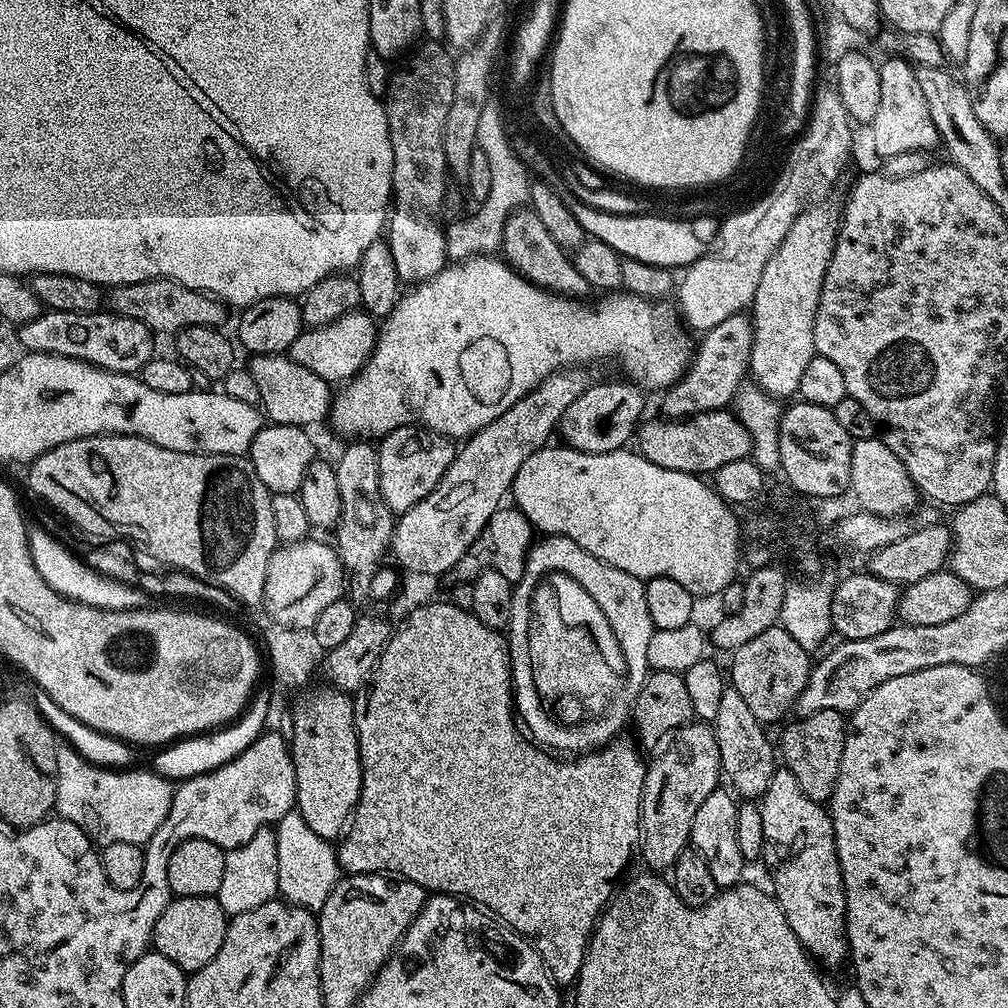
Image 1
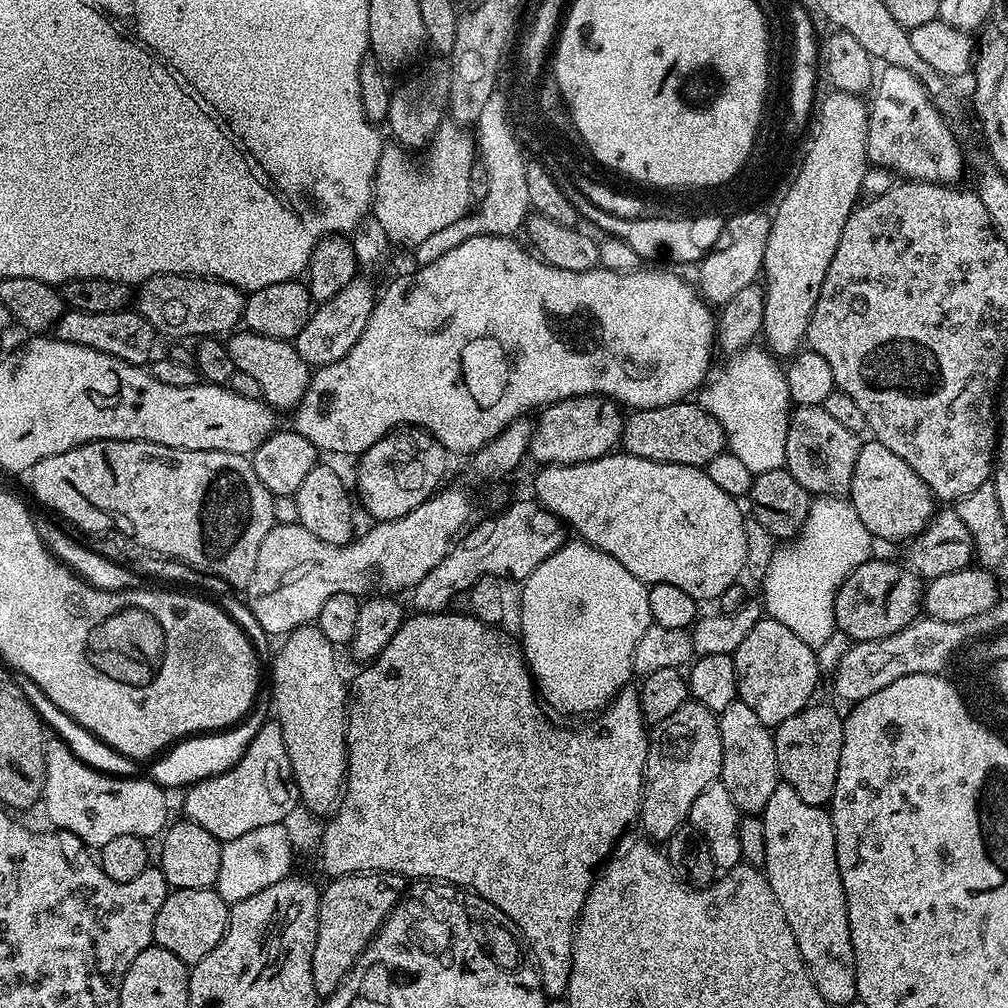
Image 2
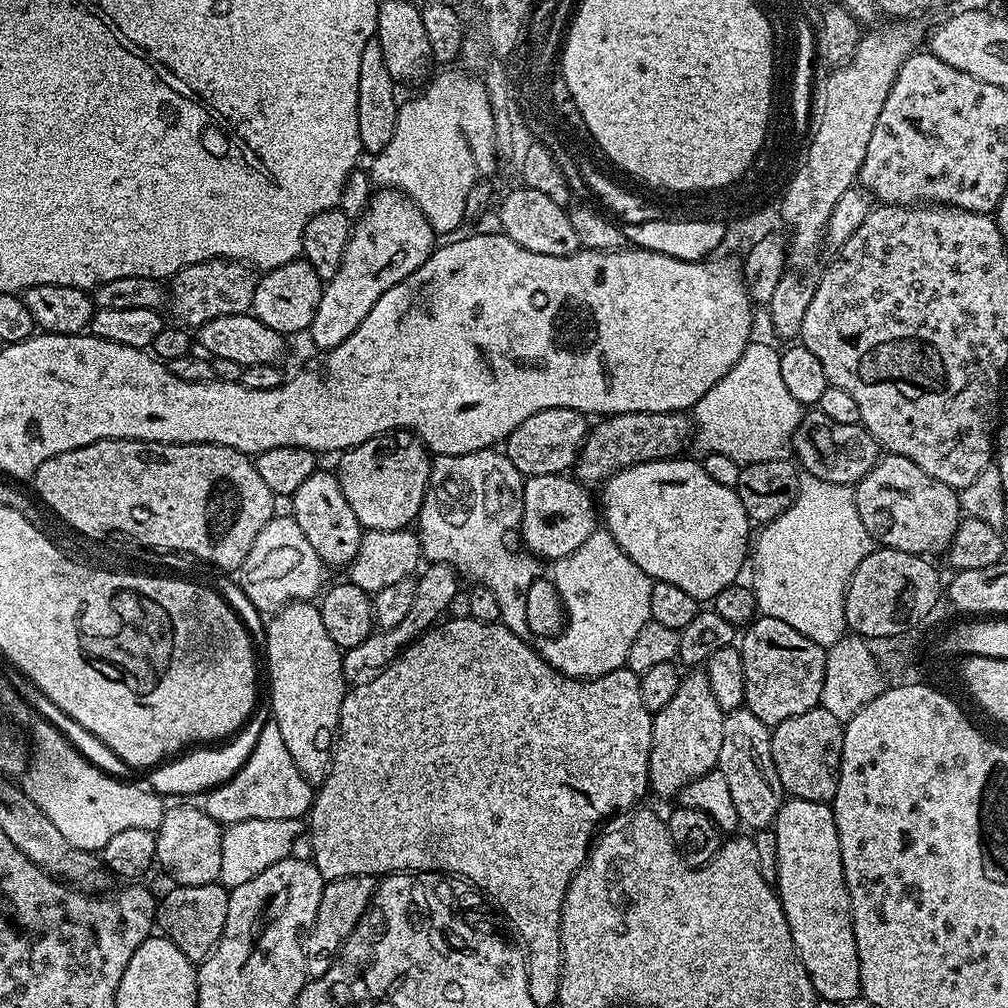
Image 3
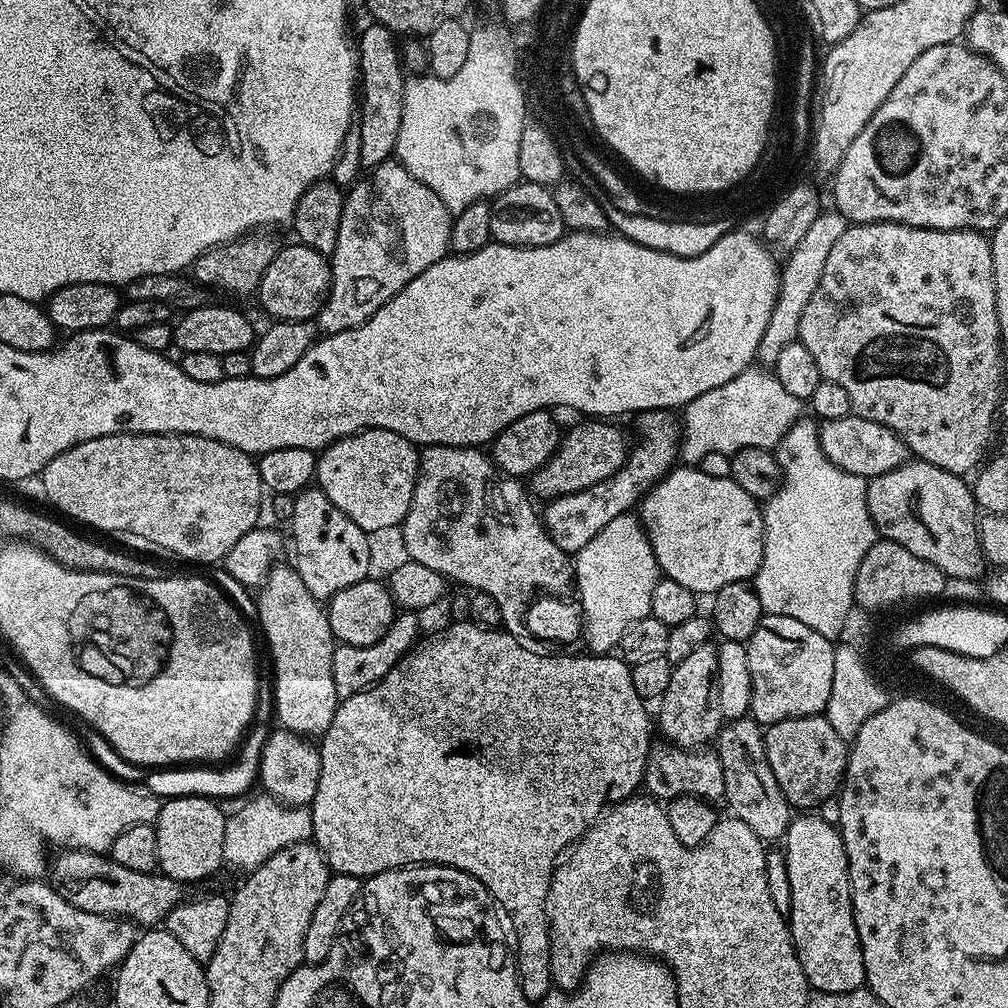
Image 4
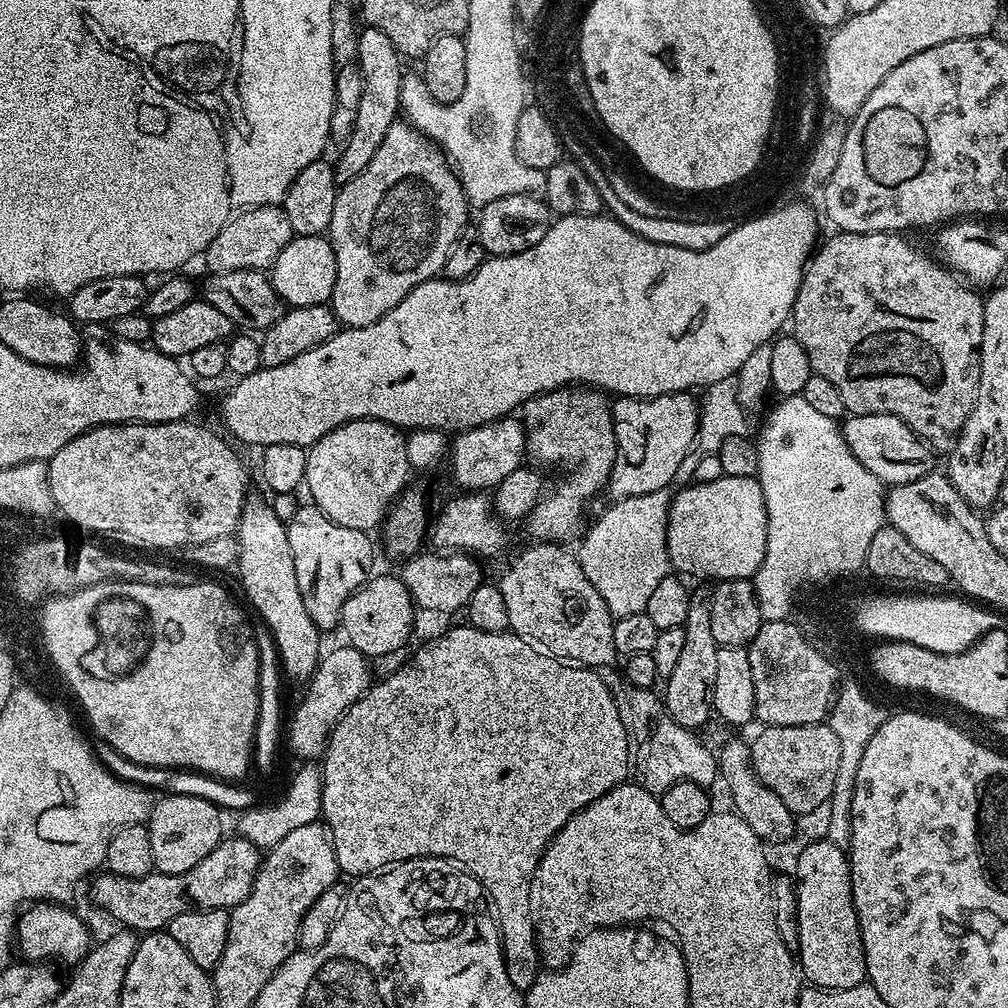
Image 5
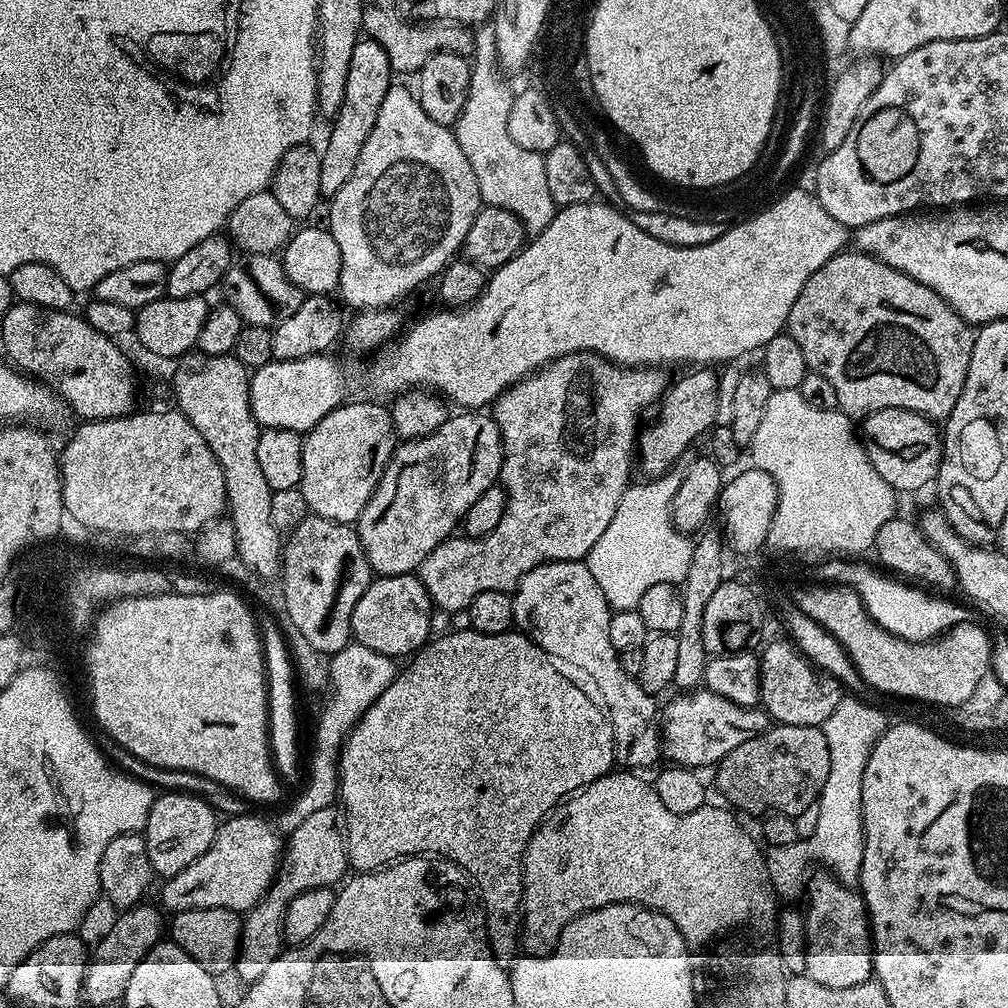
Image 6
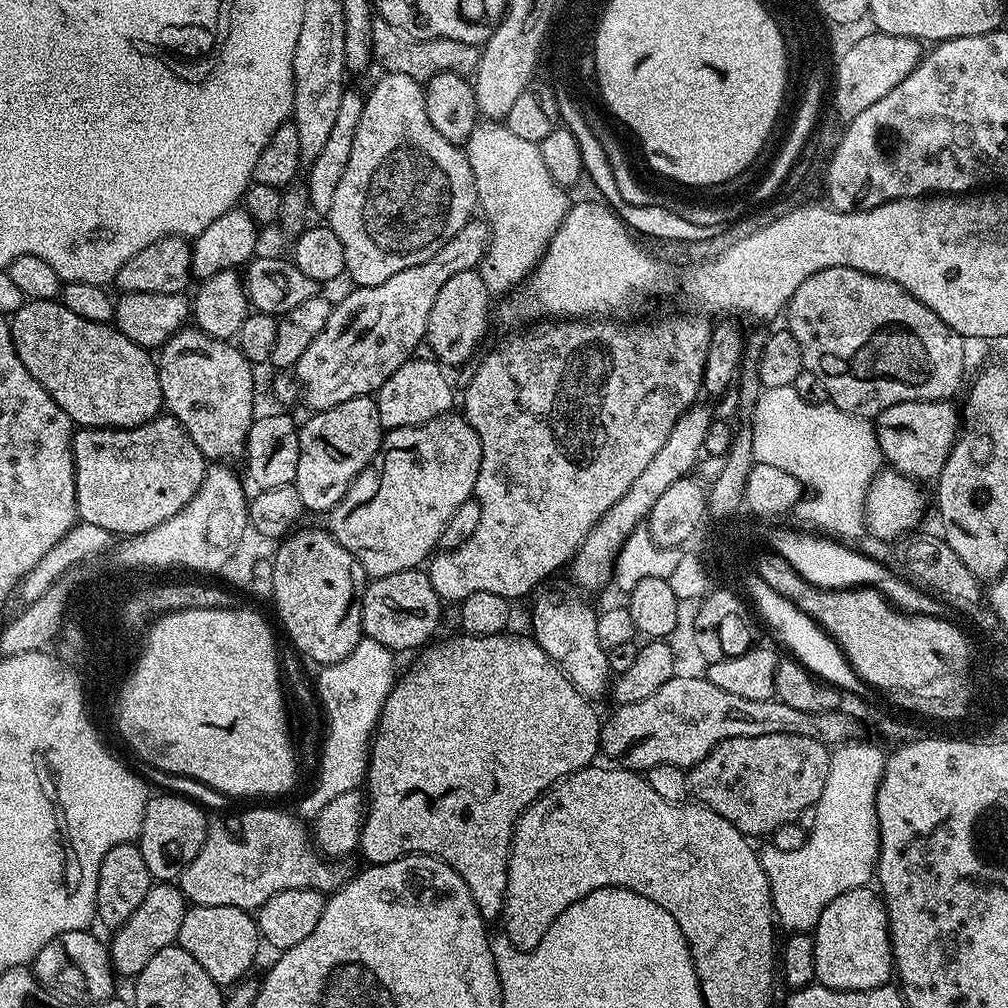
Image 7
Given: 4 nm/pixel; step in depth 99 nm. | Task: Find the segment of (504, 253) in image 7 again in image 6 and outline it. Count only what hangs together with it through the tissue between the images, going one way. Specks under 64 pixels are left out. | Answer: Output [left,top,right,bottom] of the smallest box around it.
[454,27,558,233]

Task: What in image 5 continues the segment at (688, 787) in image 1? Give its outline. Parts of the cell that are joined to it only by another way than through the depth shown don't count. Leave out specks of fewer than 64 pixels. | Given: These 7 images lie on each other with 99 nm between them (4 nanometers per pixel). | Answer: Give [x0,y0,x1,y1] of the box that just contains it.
[662,592,719,730]

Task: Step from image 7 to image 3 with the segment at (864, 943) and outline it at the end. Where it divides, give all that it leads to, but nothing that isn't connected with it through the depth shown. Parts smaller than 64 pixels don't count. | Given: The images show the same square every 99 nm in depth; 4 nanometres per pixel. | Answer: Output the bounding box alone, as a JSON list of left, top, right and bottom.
[774,796,861,1002]

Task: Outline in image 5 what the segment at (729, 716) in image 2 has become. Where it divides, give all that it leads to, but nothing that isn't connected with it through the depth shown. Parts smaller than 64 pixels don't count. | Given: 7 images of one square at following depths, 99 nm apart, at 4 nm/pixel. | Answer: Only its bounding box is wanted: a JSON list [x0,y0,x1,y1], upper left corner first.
[717,740,796,844]

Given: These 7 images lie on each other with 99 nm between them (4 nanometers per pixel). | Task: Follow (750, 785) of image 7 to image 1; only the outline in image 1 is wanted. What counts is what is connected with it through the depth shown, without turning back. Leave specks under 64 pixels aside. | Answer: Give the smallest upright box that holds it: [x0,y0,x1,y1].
[778,710,845,804]

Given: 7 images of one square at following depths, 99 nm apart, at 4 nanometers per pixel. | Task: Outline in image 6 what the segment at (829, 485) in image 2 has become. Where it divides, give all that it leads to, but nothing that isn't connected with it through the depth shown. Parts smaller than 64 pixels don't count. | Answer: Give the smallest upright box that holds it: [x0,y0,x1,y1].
[862,408,944,493]

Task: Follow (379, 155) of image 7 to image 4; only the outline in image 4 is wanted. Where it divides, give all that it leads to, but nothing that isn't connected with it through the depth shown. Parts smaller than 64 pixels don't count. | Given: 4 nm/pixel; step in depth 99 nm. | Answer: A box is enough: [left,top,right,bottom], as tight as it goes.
[318,162,454,334]

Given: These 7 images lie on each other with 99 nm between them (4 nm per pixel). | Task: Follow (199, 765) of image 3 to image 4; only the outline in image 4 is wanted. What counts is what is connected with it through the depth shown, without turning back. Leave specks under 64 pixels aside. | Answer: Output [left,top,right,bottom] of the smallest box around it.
[144,679,274,800]

